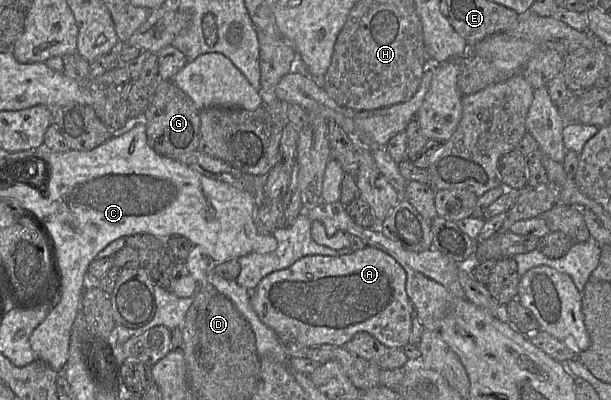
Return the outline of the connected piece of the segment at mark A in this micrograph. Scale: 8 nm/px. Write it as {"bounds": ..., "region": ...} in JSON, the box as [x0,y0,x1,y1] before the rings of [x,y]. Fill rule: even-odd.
{"bounds":[250,246,412,349],"region":[[[372,246],[341,256],[310,255],[290,267],[264,277],[251,291],[250,303],[259,319],[273,329],[283,343],[295,342],[306,347],[331,344],[344,347],[357,333],[367,332],[382,344],[403,349],[410,342],[412,311],[406,291],[407,275],[389,254]]]}

